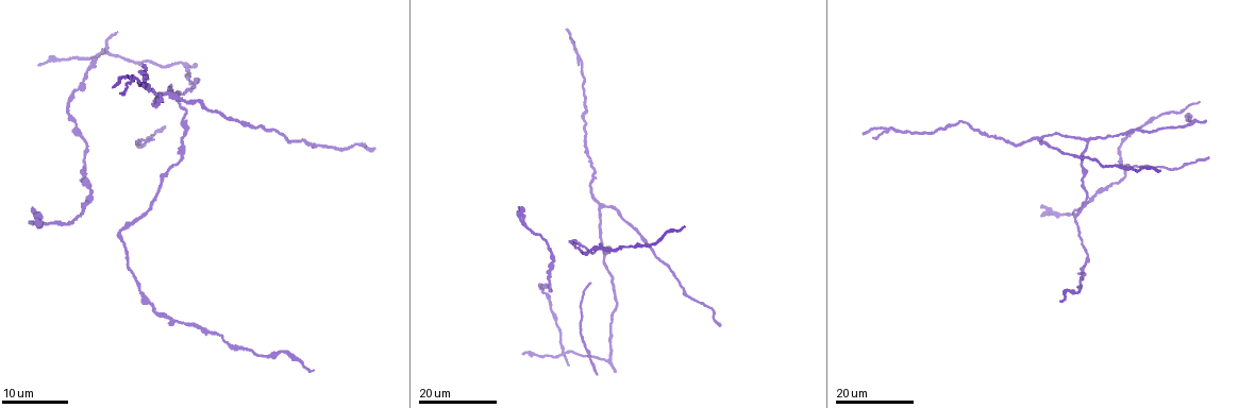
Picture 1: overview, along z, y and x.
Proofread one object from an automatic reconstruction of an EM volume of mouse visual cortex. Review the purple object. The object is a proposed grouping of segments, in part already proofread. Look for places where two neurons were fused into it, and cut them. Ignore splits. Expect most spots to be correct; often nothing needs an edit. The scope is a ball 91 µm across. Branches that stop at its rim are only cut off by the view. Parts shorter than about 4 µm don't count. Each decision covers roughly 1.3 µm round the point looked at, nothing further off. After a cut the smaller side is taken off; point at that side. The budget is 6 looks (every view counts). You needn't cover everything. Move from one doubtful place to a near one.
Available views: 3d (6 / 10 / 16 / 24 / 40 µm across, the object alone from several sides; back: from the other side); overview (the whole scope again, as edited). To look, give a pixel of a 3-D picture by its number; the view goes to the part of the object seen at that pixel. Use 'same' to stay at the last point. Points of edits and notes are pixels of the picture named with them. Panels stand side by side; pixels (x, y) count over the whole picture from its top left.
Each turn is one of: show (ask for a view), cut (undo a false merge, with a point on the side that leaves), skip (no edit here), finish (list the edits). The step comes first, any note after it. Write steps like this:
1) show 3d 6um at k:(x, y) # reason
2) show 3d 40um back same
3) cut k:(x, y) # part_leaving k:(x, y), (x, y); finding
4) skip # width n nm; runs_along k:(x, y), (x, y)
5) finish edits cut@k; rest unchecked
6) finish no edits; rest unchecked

show 3d 16um at 1:(1088, 141) # arms part here

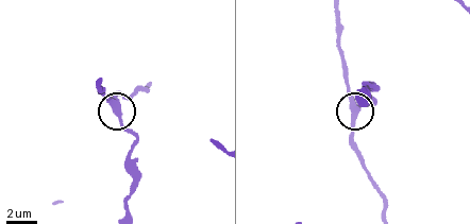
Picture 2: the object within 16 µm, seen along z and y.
show 3d 6um at 2:(353, 108)

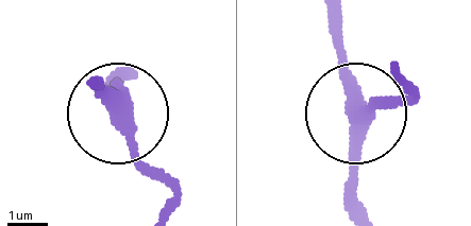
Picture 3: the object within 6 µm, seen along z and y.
skip # arms 3; runs_along 3:(364, 206), (357, 94), (337, 14); continuous, no second neuron

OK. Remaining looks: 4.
show 3d 24um at 1:(107, 46) # three-way junction

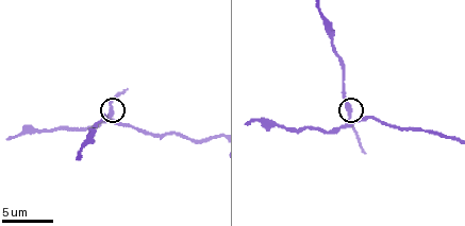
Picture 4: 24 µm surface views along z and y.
show 3d 10um at 4:(350, 114)

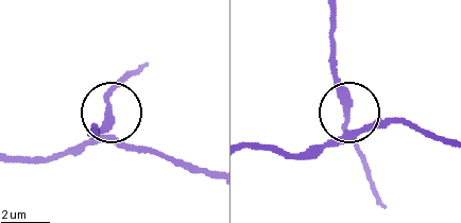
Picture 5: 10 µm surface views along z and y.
skip # arms 3; continuous, no second neuron

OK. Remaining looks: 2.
show 3d 24um at 1:(181, 160) # calibre changes

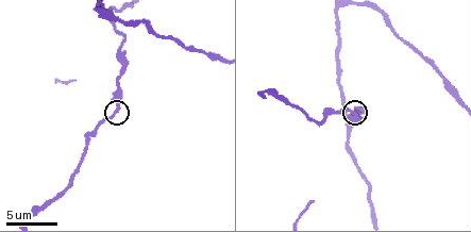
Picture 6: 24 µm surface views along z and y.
show 3d 10um at 6:(118, 111)

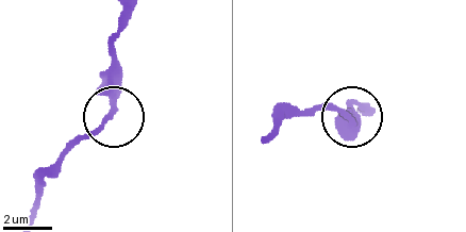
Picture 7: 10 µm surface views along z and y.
skip # runs_along 7:(126, 19), (114, 50), (114, 111), (67, 146); one neuron here

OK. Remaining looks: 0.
finish no edits; rest unchecked

